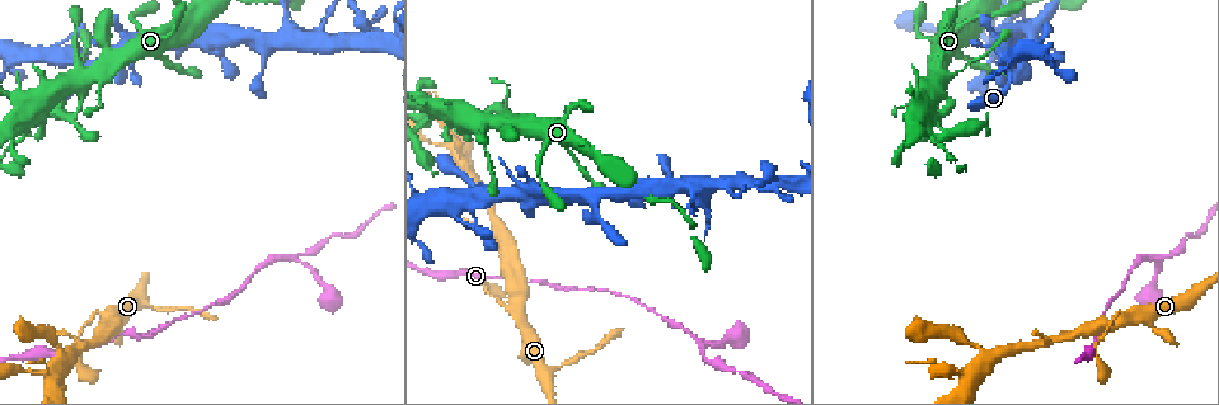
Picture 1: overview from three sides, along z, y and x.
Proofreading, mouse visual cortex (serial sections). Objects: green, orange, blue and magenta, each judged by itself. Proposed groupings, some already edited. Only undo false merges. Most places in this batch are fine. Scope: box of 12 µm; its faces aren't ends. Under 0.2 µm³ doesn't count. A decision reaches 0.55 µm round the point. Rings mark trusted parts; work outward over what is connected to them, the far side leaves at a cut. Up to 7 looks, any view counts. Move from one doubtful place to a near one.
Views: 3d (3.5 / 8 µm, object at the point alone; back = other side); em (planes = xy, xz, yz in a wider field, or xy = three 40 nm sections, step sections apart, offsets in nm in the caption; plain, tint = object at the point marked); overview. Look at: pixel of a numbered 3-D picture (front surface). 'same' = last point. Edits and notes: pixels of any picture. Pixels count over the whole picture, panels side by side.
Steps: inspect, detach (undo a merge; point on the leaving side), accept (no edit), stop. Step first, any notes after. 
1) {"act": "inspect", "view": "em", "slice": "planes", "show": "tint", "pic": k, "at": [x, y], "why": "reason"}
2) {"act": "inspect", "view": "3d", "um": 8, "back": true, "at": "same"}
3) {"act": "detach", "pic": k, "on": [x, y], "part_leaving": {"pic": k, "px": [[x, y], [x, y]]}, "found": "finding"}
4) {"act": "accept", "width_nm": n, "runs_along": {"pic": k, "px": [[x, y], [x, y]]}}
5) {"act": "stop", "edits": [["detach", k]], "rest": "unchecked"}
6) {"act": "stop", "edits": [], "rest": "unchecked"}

{"act": "inspect", "view": "3d", "um": 3.5, "pic": 1, "at": [1008, 76], "why": "sudden change in width"}

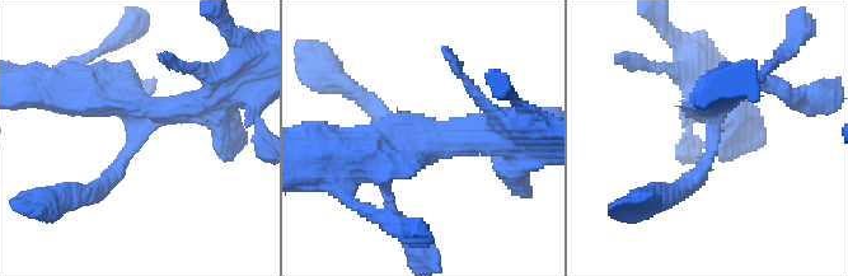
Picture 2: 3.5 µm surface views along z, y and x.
{"act": "inspect", "view": "em", "slice": "planes", "show": "tint", "pic": 2, "at": [713, 139], "why": "now the EM"}

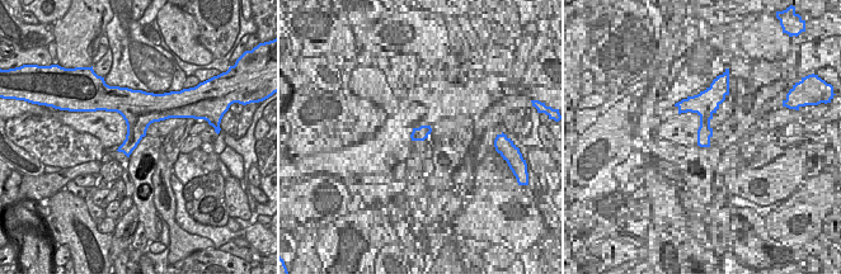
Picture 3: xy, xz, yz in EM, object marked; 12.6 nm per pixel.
{"act": "accept", "runs_along": {"pic": 2, "px": [[87, 192], [160, 110], [204, 102]]}, "found": "all the same cell"}

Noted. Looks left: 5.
{"act": "inspect", "view": "3d", "um": 3.5, "pic": 1, "at": [24, 52], "why": "sharp bend"}

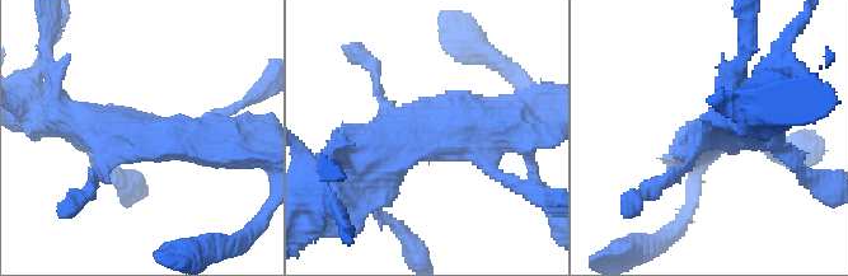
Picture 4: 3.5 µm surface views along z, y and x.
{"act": "inspect", "view": "em", "slice": "xy", "step": 2, "show": "tint", "pic": 4, "at": [141, 134], "why": "now the EM"}

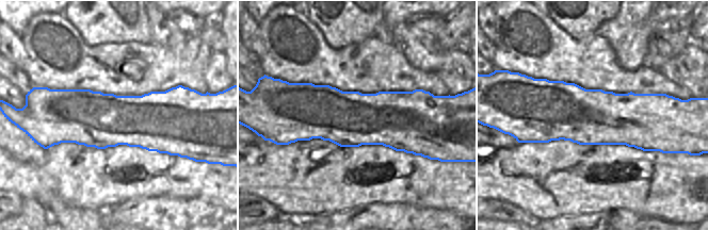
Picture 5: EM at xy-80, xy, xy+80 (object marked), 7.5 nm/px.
{"act": "accept", "runs_along": {"pic": 4, "px": [[510, 129], [429, 131], [374, 190]]}, "found": "continuous, no second cell"}

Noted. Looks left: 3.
{"act": "inspect", "view": "3d", "um": 3.5, "pic": 1, "at": [65, 352], "why": "calibre changes"}

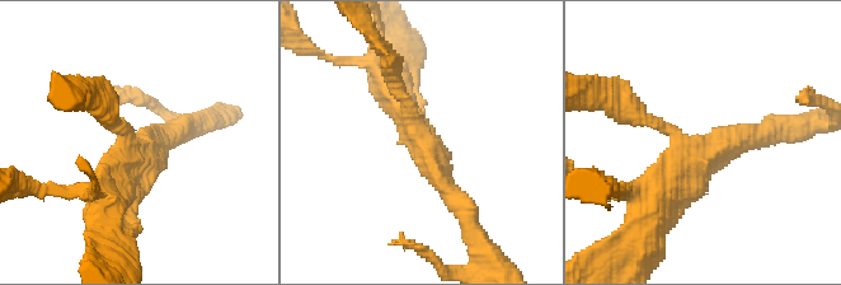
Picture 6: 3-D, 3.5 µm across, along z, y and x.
{"act": "inspect", "view": "em", "slice": "planes", "show": "tint", "pic": 6, "at": [696, 151]}

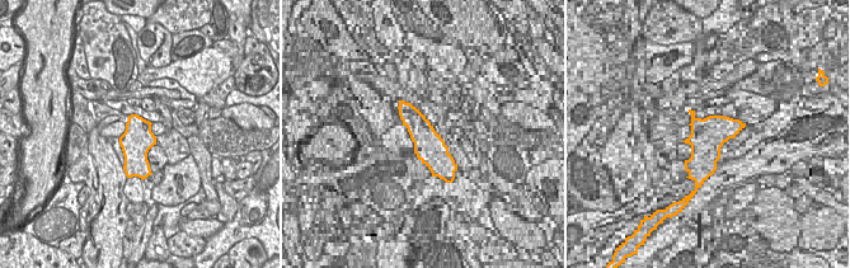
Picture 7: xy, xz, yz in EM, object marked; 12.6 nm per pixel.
{"act": "inspect", "view": "em", "slice": "xy", "step": 1, "show": "tint", "at": "same", "why": "cut it another way"}

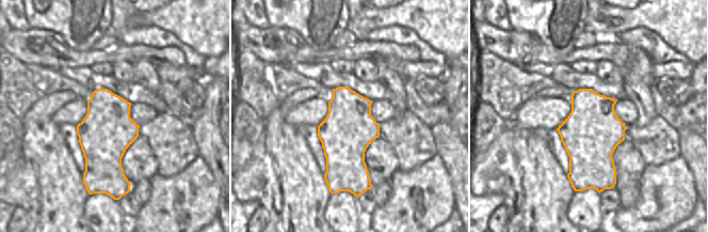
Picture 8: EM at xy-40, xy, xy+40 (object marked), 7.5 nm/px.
{"act": "accept", "found": "continuous, no second cell"}

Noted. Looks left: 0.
{"act": "stop", "edits": [], "rest": "unchecked"}

